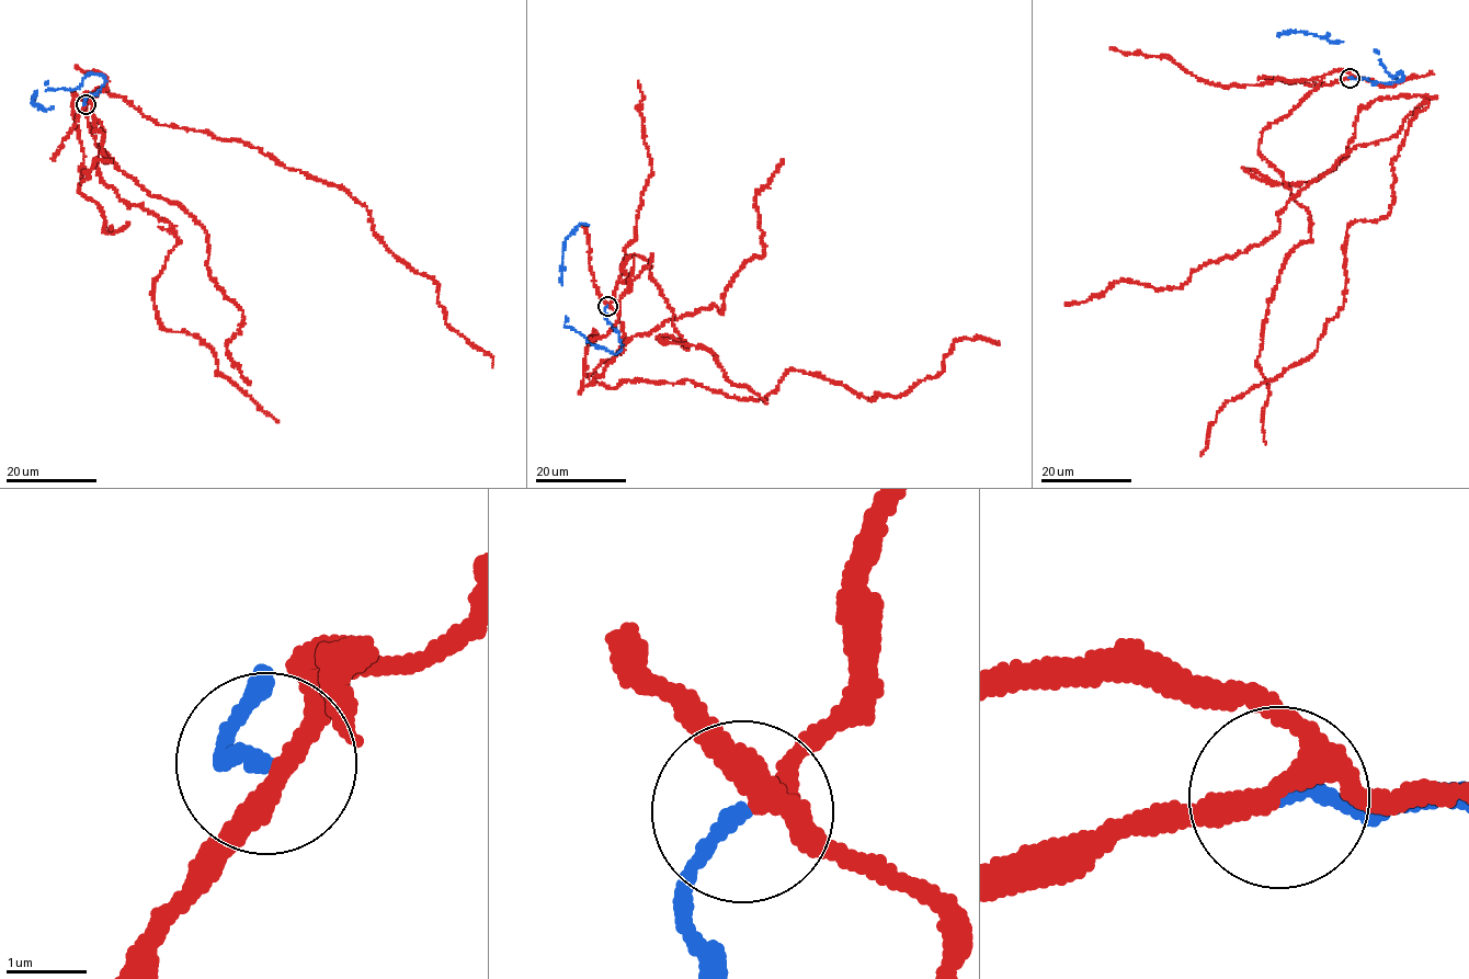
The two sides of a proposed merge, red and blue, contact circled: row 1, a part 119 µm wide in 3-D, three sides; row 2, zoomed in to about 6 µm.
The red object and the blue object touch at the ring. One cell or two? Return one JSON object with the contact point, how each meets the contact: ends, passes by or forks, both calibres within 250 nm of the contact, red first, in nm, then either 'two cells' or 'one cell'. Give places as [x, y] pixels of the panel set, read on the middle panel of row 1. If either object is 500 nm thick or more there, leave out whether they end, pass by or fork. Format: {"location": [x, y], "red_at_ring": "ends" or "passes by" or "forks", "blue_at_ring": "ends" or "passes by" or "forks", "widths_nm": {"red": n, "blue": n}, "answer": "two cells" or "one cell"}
{"location": [607, 306], "red_at_ring": "passes by", "blue_at_ring": "ends", "widths_nm": {"red": 280, "blue": 190}, "answer": "two cells"}

